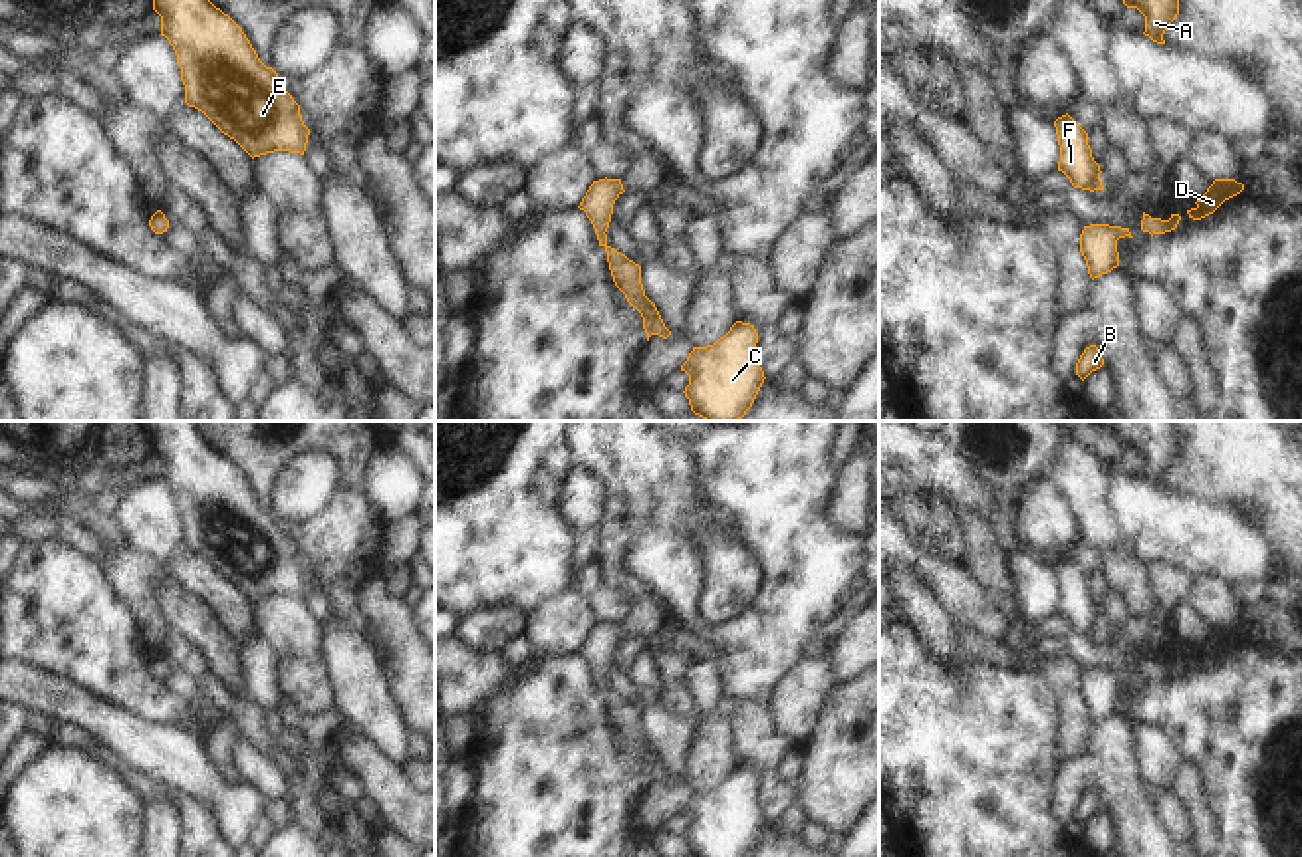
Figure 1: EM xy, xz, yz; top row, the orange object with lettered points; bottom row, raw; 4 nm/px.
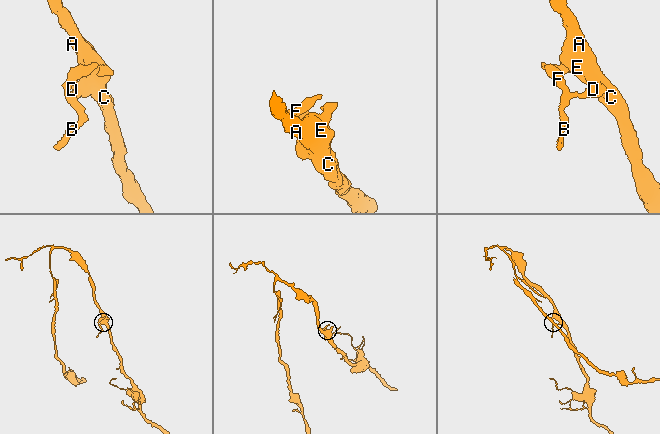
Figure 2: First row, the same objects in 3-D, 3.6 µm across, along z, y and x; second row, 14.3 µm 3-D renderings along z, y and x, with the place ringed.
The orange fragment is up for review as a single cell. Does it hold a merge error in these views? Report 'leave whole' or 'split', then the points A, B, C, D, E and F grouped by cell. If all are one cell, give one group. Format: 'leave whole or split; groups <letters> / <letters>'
leave whole; groups A B C D E F

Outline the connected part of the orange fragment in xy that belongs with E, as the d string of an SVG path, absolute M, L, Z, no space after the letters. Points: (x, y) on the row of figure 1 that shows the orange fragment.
M153 0L161 16L161 36L169 40L181 67L185 103L202 111L224 135L234 139L252 159L290 151L304 155L310 129L300 105L266 67L242 28L210 0Z

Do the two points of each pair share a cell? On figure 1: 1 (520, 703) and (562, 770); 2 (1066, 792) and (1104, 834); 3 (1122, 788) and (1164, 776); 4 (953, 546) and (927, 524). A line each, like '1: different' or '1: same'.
1: same
2: different
3: different
4: different

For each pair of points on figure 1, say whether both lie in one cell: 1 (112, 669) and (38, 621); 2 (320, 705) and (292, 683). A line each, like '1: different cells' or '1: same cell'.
1: same cell
2: same cell

